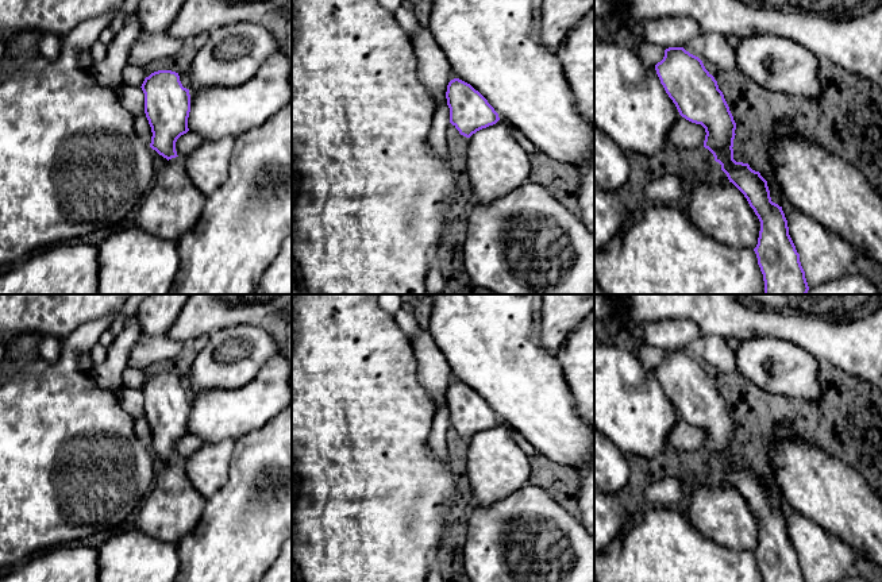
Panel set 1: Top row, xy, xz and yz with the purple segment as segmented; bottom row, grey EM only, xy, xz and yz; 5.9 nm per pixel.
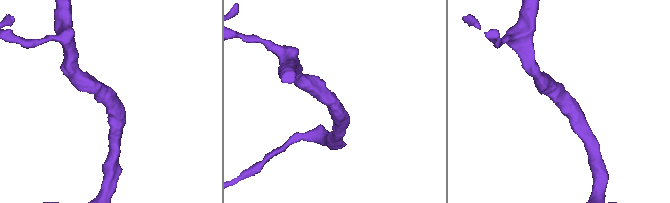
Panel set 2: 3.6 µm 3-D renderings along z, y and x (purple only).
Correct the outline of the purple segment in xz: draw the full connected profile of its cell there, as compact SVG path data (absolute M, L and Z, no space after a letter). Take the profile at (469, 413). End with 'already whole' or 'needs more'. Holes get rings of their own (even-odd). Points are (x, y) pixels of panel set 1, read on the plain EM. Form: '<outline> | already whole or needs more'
M459 381L448 385L446 401L450 411L450 425L466 440L500 423L488 402Z | already whole

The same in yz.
M669 350L665 359L655 367L656 377L666 396L675 406L679 417L686 423L701 427L705 431L704 450L708 451L721 473L747 501L750 509L760 524L758 547L754 551L763 582L806 582L800 564L800 556L789 537L787 523L782 509L771 504L767 483L750 470L748 466L733 462L733 442L736 425L719 392L715 379L705 371L702 363L686 354L683 350Z | already whole

